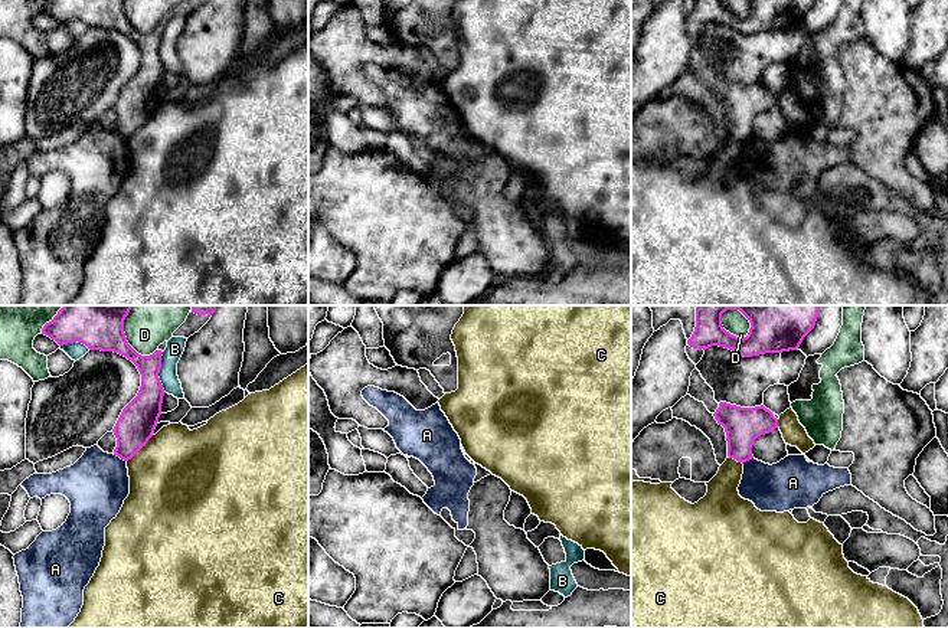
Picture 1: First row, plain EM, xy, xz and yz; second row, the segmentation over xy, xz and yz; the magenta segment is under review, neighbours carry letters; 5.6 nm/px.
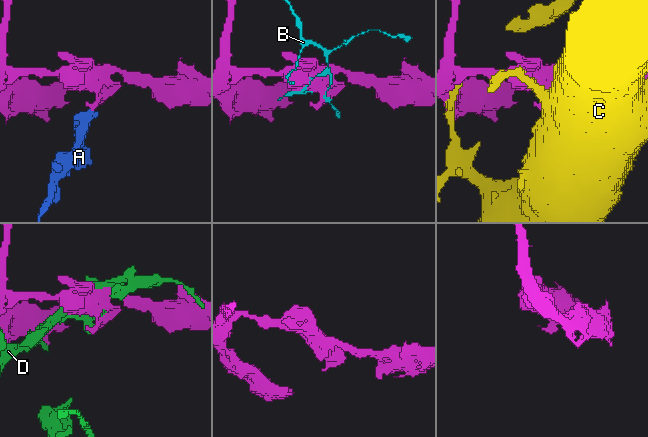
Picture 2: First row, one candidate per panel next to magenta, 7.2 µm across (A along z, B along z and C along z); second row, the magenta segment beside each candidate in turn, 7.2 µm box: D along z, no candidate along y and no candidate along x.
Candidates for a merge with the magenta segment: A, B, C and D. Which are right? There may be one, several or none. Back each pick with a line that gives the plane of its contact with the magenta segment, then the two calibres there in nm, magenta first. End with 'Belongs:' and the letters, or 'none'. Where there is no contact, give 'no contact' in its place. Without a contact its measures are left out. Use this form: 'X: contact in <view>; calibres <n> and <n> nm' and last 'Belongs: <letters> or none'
Belongs: none

